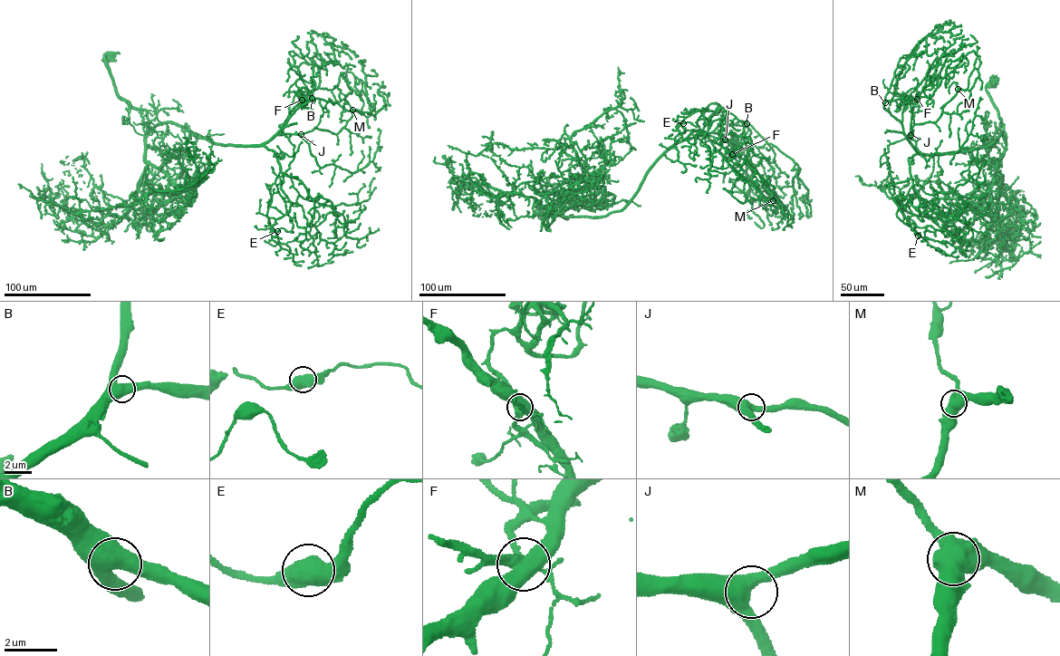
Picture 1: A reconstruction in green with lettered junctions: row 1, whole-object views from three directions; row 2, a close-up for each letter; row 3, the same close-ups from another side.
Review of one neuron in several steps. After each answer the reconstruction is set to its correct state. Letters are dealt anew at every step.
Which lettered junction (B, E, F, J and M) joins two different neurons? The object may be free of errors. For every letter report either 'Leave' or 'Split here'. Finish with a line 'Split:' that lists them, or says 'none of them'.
B: Leave
E: Leave
F: Split here
J: Leave
M: Leave
Split: F

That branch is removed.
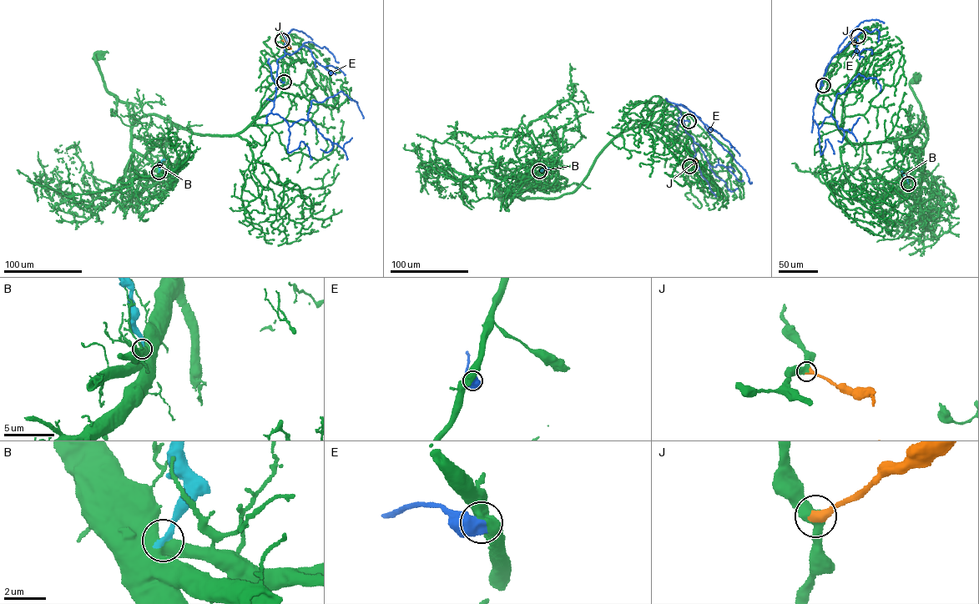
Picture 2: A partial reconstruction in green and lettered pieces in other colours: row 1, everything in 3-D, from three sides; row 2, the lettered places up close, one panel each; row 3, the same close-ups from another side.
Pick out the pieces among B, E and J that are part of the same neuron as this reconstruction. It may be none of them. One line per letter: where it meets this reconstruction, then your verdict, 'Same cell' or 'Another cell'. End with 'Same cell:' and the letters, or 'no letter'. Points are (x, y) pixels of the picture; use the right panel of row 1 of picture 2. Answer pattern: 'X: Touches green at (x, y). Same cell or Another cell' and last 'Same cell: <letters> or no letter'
B: Touches green at (908, 183). Another cell
E: Touches green at (823, 85). Another cell
J: Touches green at (858, 36). Same cell
Same cell: J

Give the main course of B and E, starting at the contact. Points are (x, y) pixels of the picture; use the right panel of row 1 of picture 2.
B: (908, 183), (901, 171)
E: (823, 85), (813, 112), (819, 128), (830, 115), (837, 93), (844, 92), (858, 73), (875, 78), (880, 91)

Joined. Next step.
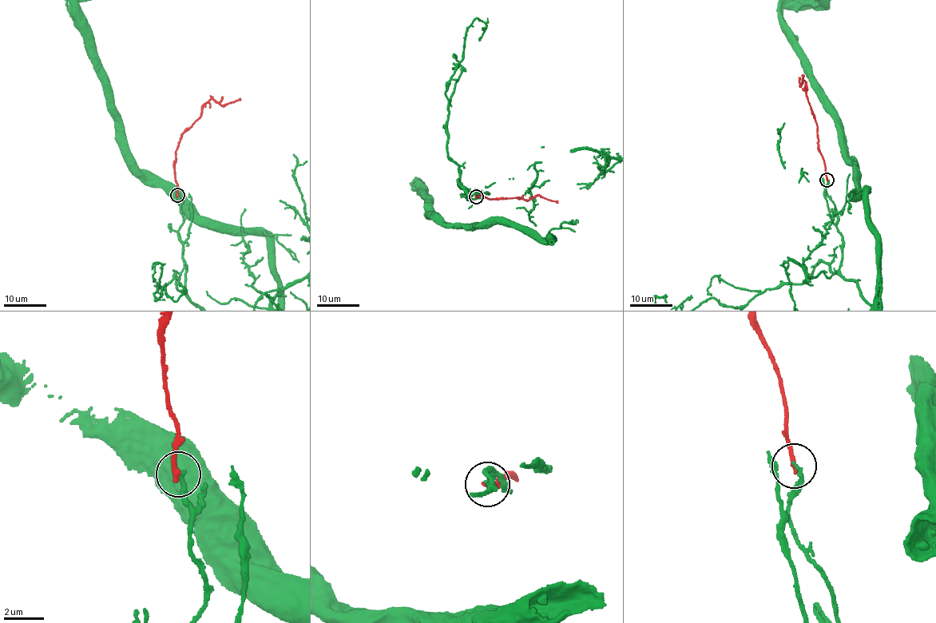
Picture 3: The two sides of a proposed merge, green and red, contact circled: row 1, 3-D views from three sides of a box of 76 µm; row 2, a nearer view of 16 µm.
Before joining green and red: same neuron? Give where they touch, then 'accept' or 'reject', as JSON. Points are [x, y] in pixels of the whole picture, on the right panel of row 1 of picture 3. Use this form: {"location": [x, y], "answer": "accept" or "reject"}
{"location": [826, 180], "answer": "reject"}

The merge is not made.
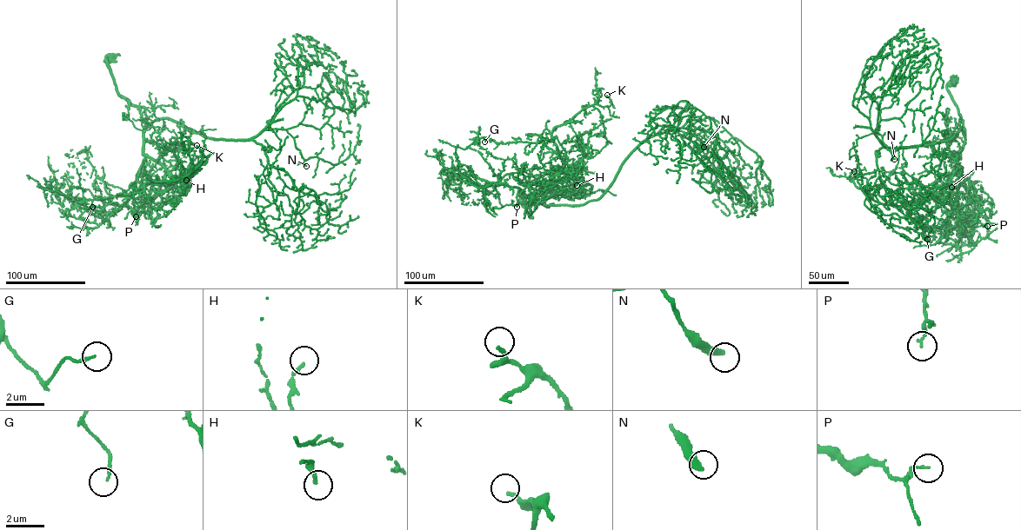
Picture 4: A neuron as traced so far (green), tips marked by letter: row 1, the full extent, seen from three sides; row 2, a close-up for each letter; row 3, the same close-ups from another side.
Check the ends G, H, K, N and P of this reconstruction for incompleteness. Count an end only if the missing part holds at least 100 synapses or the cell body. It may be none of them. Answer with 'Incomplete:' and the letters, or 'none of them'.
Incomplete: none of them

